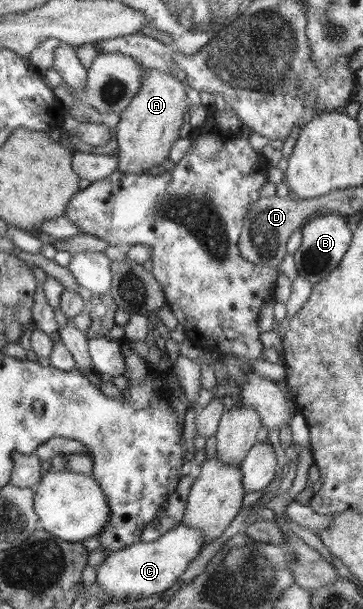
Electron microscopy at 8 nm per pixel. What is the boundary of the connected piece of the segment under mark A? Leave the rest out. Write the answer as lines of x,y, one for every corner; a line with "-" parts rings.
151,70
143,72
141,90
120,113
120,121
116,126
119,171
125,174
142,174
169,160
171,146
180,137
183,116
189,106
186,90
187,85
183,77
175,72

